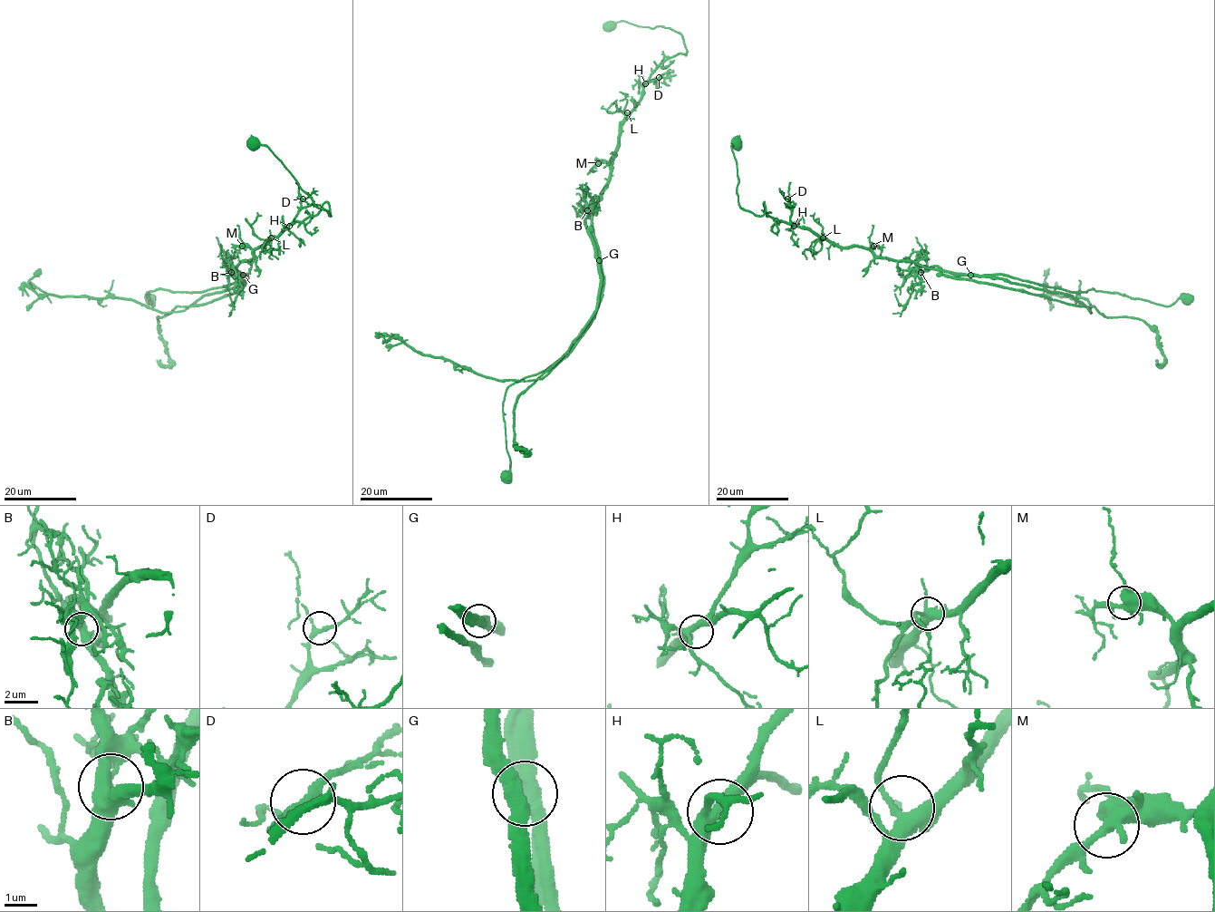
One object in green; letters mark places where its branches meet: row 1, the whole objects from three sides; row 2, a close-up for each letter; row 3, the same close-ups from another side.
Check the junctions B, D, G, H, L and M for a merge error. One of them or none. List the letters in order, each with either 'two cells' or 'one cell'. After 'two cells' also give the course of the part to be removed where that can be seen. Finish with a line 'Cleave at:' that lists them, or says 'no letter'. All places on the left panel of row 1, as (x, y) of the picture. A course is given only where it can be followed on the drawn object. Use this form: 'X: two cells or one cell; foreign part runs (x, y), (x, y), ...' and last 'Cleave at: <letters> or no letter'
B: one cell
D: one cell
G: two cells; foreign part runs (243, 274), (233, 274), (245, 284), (233, 294), (158, 316), (171, 363), (156, 360)
H: one cell
L: one cell
M: one cell
Cleave at: G

